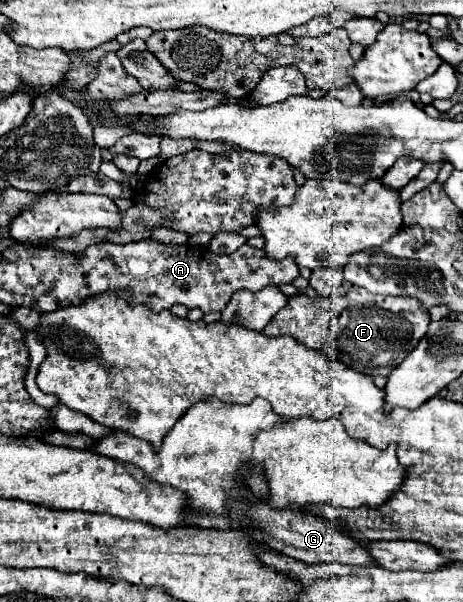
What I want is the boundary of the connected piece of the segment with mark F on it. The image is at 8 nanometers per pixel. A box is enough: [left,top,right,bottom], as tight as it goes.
[265,288,429,376]

